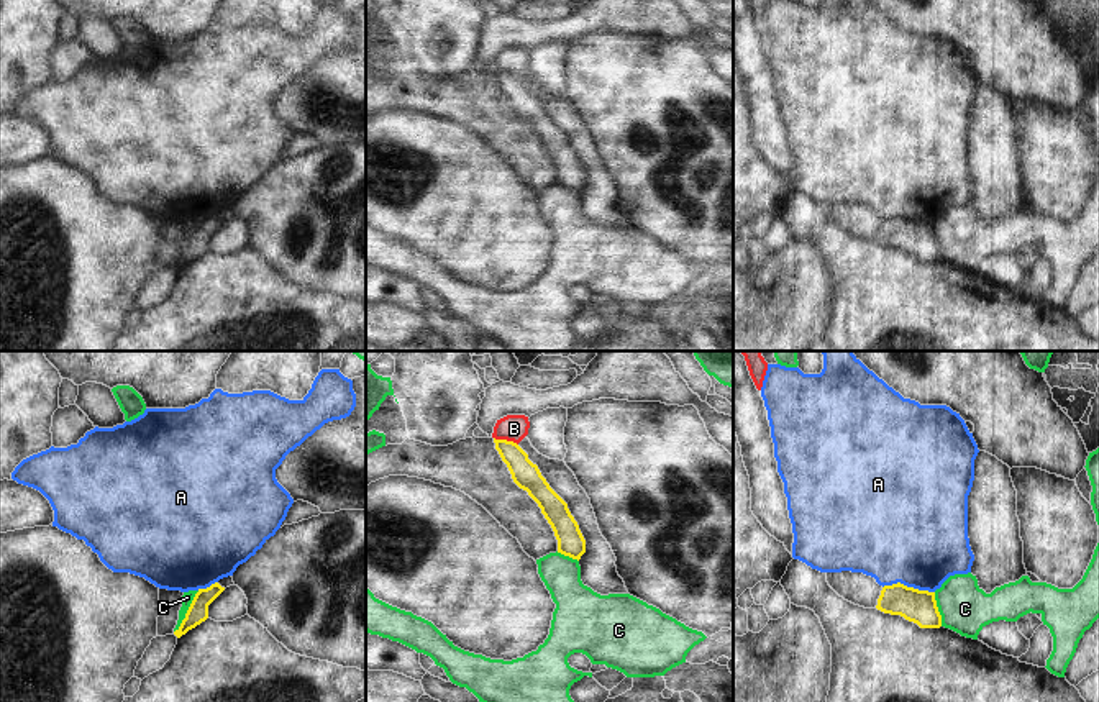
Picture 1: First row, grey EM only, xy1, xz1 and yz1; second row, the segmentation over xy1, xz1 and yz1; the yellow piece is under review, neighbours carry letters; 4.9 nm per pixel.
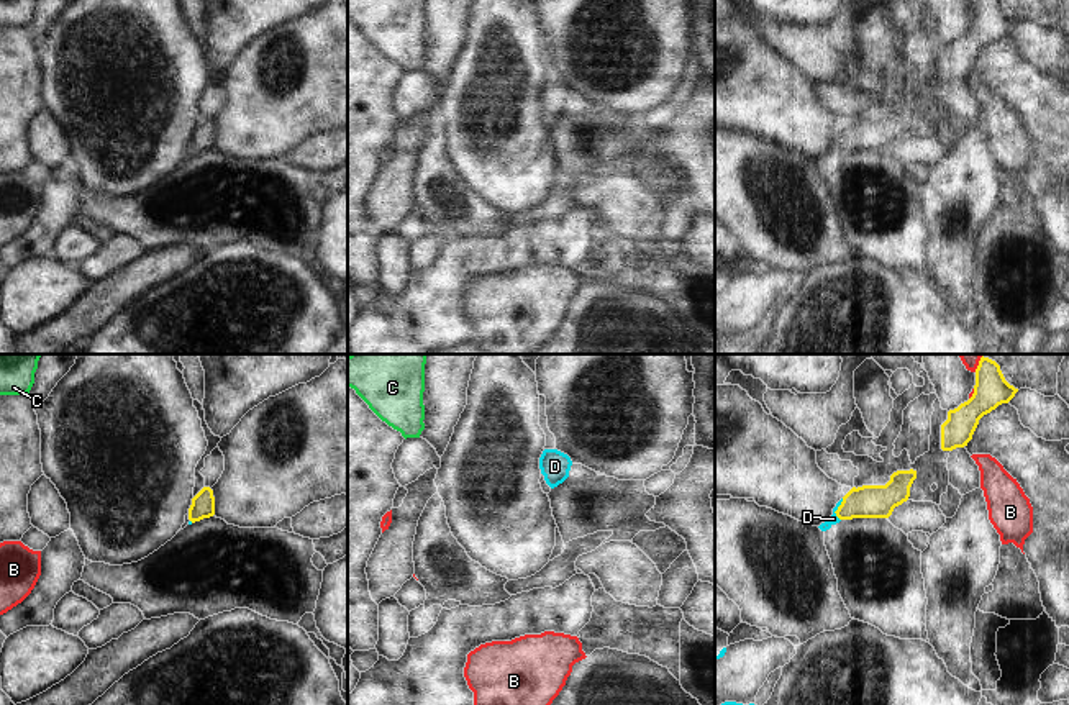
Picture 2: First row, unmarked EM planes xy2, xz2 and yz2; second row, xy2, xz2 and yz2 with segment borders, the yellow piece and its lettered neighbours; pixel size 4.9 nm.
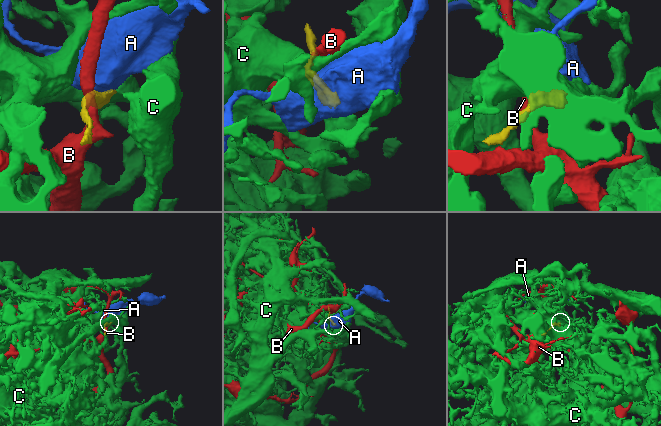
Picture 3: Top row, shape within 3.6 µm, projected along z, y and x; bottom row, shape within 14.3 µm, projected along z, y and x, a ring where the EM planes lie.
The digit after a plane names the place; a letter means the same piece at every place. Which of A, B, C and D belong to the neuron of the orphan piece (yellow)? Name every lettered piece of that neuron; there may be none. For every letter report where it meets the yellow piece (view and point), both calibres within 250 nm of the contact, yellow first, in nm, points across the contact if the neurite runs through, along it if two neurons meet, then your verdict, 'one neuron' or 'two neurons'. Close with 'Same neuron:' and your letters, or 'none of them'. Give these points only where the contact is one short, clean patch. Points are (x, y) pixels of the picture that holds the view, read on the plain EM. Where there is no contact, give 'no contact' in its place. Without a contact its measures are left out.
A: contact yz1 (909, 220); calibres 160 and 480 nm; two neurons
B: contact xz1 (506, 72); calibres 140 and 130 nm; border xz1 (494, 69), (512, 72), (517, 77); two neurons
C: contact xy1 (187, 245); calibres 100 and 60 nm; border xy1 (199, 223), (174, 264); two neurons
D: contact yz2 (837, 143); calibres 160 and 50 nm; way yz2 (869, 133), (837, 143), (833, 151); one neuron
Same neuron: D

